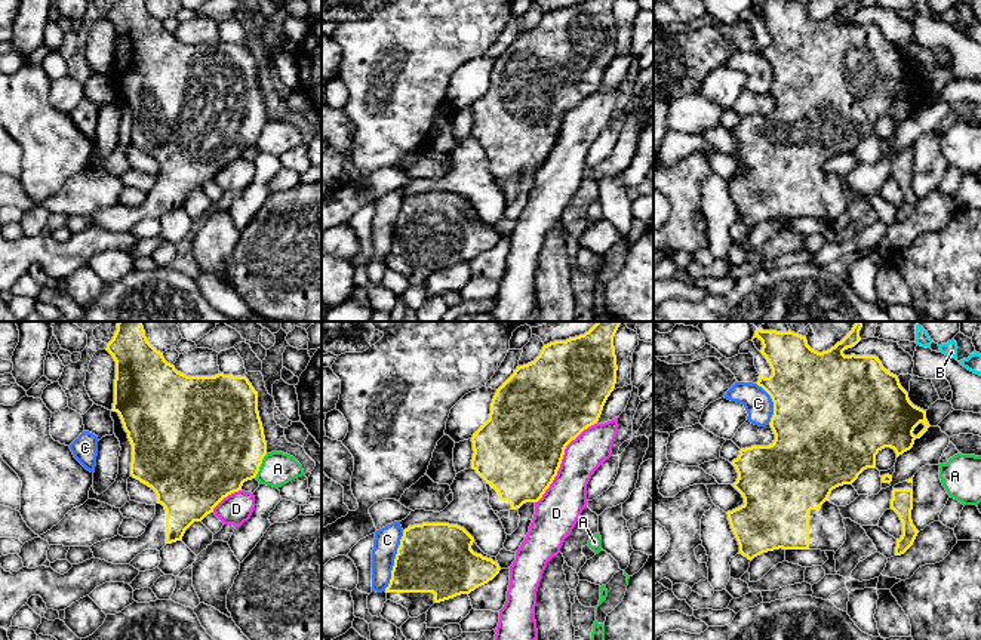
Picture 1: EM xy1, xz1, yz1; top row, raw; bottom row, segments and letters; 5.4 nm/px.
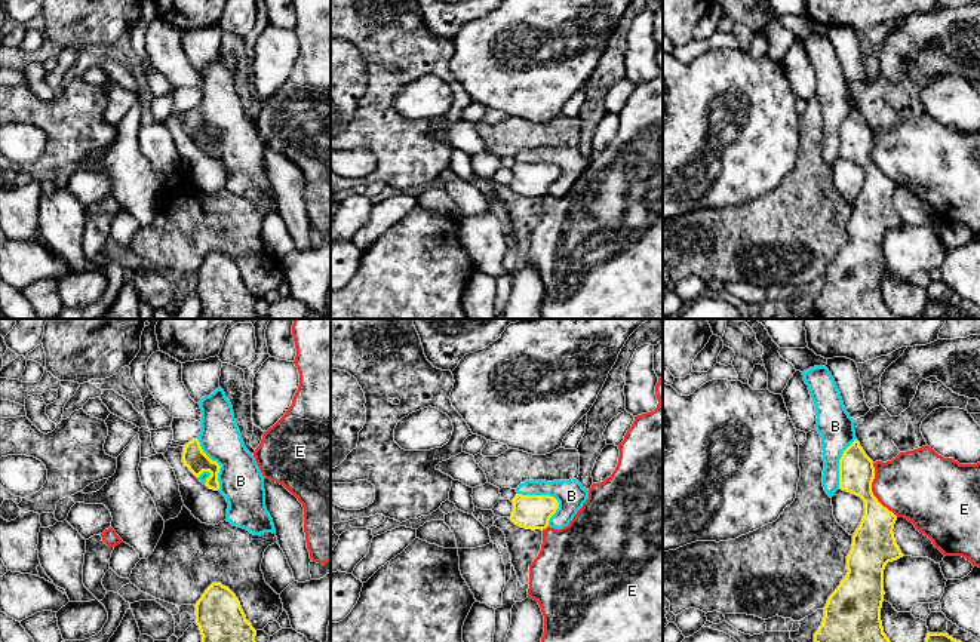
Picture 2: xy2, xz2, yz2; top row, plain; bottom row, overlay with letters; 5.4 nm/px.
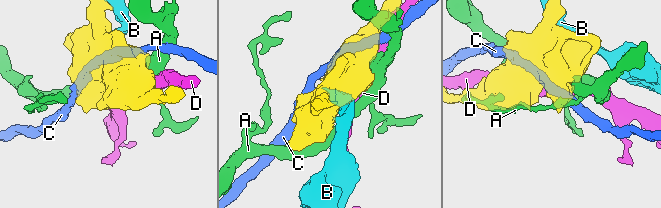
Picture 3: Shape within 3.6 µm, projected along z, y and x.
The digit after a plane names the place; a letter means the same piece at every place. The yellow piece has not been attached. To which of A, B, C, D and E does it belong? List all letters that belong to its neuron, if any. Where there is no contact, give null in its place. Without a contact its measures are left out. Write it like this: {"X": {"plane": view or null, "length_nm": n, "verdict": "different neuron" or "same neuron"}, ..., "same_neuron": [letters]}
{"A": {"plane": "xy1", "length_nm": 150, "verdict": "different neuron"}, "B": {"plane": "xz2", "length_nm": 260, "verdict": "different neuron"}, "C": {"plane": "xz1", "length_nm": 340, "verdict": "different neuron"}, "D": {"plane": "xz1", "length_nm": 550, "verdict": "different neuron"}, "E": {"plane": "yz2", "length_nm": 320, "verdict": "different neuron"}, "same_neuron": []}

